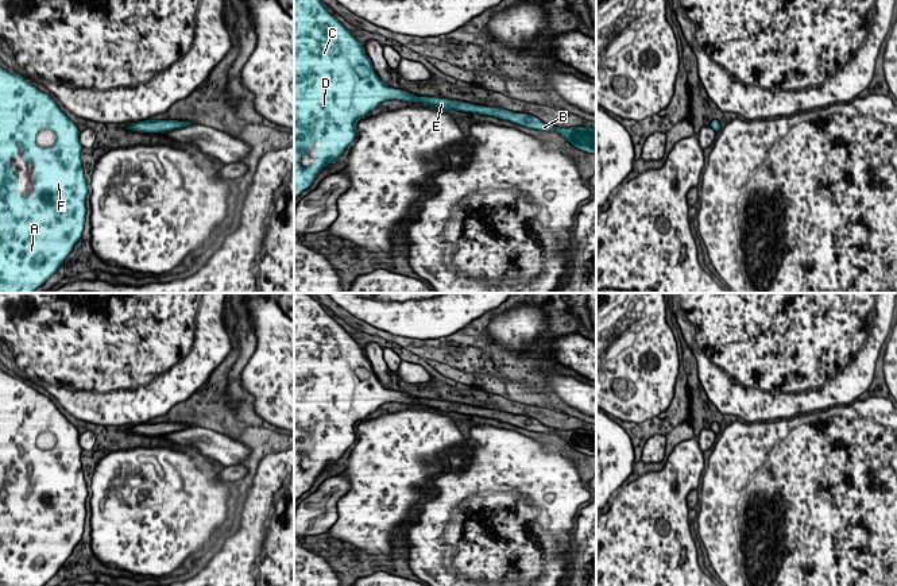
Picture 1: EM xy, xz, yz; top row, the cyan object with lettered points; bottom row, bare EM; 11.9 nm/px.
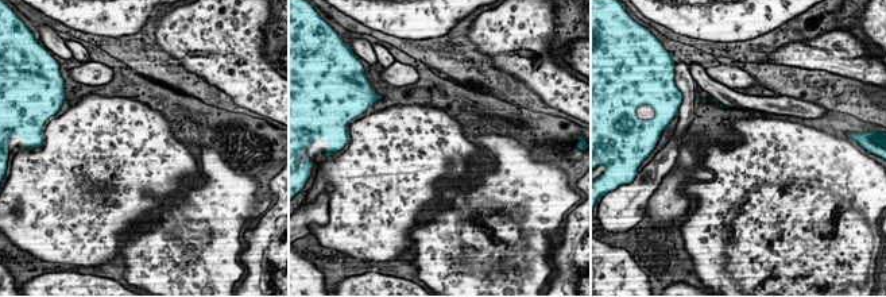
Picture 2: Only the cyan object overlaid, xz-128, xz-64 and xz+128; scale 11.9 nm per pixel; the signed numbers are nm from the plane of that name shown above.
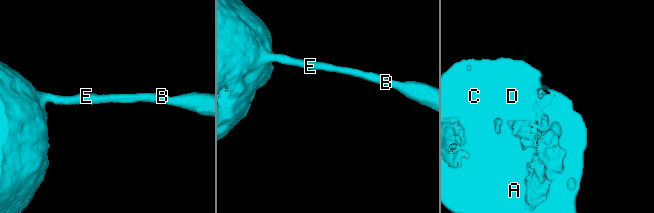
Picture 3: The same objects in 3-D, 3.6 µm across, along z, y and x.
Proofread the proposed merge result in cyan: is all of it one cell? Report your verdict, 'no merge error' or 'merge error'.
no merge error

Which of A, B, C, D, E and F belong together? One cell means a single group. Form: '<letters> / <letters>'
A B C D E F

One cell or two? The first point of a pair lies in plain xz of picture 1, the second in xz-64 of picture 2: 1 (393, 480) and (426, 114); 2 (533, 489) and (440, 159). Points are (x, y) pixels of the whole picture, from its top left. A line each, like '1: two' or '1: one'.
1: one
2: two

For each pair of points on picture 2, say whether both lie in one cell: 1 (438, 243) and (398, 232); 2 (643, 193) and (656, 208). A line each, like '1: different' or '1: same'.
1: different
2: different

